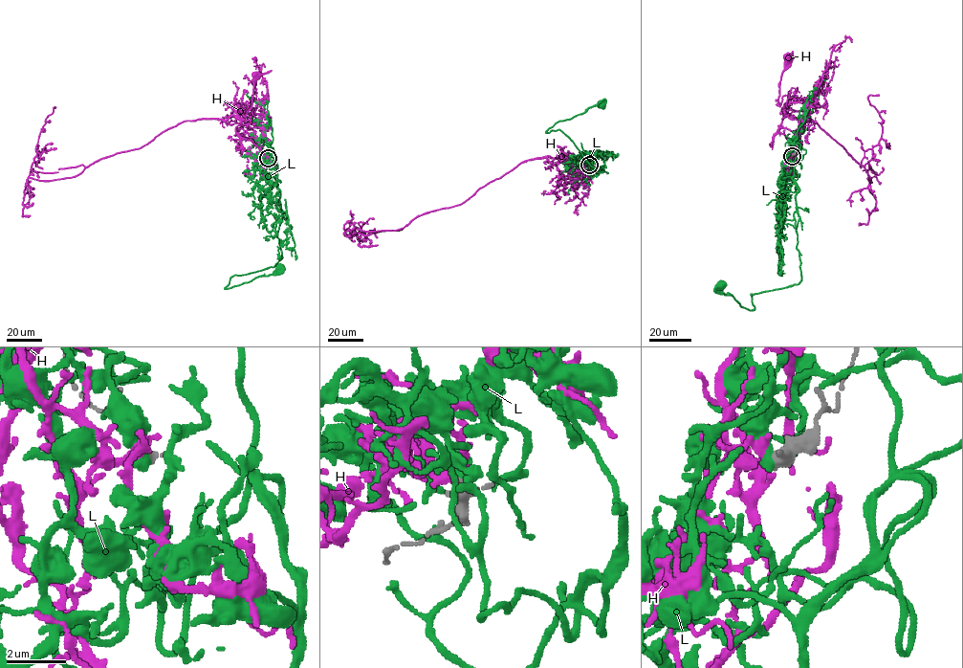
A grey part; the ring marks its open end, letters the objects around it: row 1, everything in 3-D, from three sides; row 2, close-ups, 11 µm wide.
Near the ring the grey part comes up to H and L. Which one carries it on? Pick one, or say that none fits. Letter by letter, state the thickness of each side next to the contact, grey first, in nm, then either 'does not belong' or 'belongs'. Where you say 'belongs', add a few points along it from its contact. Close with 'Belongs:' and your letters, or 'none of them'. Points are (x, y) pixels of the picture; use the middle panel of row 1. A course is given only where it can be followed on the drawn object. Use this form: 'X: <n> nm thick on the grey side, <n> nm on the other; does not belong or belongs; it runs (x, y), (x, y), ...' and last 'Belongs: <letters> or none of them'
H: 550 nm thick on the grey side, 340 nm on the other; does not belong
L: 550 nm thick on the grey side, 420 nm on the other; does not belong
Belongs: none of them

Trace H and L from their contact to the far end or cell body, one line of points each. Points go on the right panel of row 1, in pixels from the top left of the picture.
H: (792, 155), (788, 139), (779, 131), (787, 100), (784, 96), (779, 105), (779, 81), (788, 57)
L: (792, 155), (806, 151), (792, 179), (798, 189), (801, 279), (751, 294), (749, 310), (720, 286)

